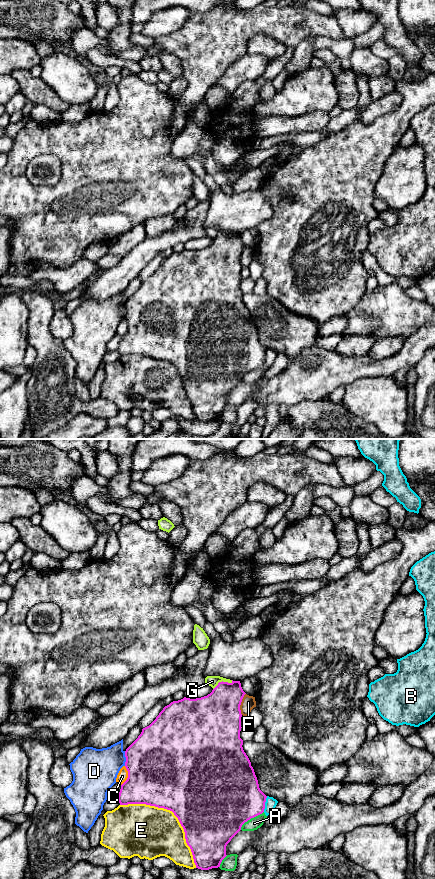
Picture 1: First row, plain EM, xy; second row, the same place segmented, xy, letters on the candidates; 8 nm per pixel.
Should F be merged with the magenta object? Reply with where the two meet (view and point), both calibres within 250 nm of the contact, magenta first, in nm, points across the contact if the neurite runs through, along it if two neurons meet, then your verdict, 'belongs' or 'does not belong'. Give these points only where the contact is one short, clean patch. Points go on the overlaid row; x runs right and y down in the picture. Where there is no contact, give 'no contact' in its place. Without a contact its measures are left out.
xy (240, 704) | 440/110 nm | along xy (245, 693), (240, 705), (241, 714) | does not belong

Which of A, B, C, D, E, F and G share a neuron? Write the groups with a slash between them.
A / B / C / D / E / F / G

